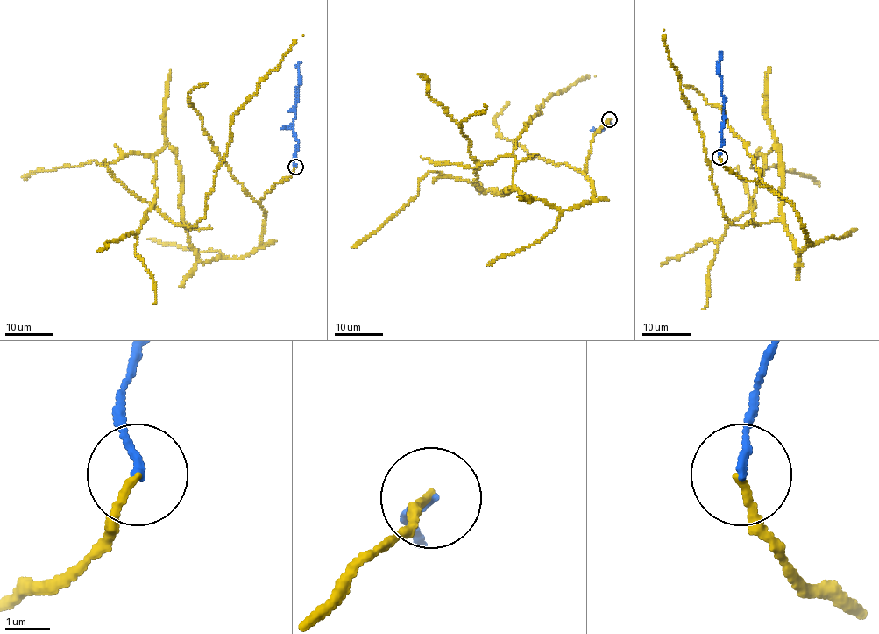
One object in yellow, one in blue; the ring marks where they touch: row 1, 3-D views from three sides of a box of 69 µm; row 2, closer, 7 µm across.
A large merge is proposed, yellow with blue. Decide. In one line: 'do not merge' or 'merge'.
do not merge

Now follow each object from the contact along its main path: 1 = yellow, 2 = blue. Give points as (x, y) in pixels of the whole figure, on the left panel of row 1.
1: (294, 167), (259, 202), (261, 244), (202, 261), (182, 217), (180, 167), (165, 145), (138, 235), (96, 251)
2: (295, 167), (294, 157), (298, 141), (293, 122), (301, 63)

